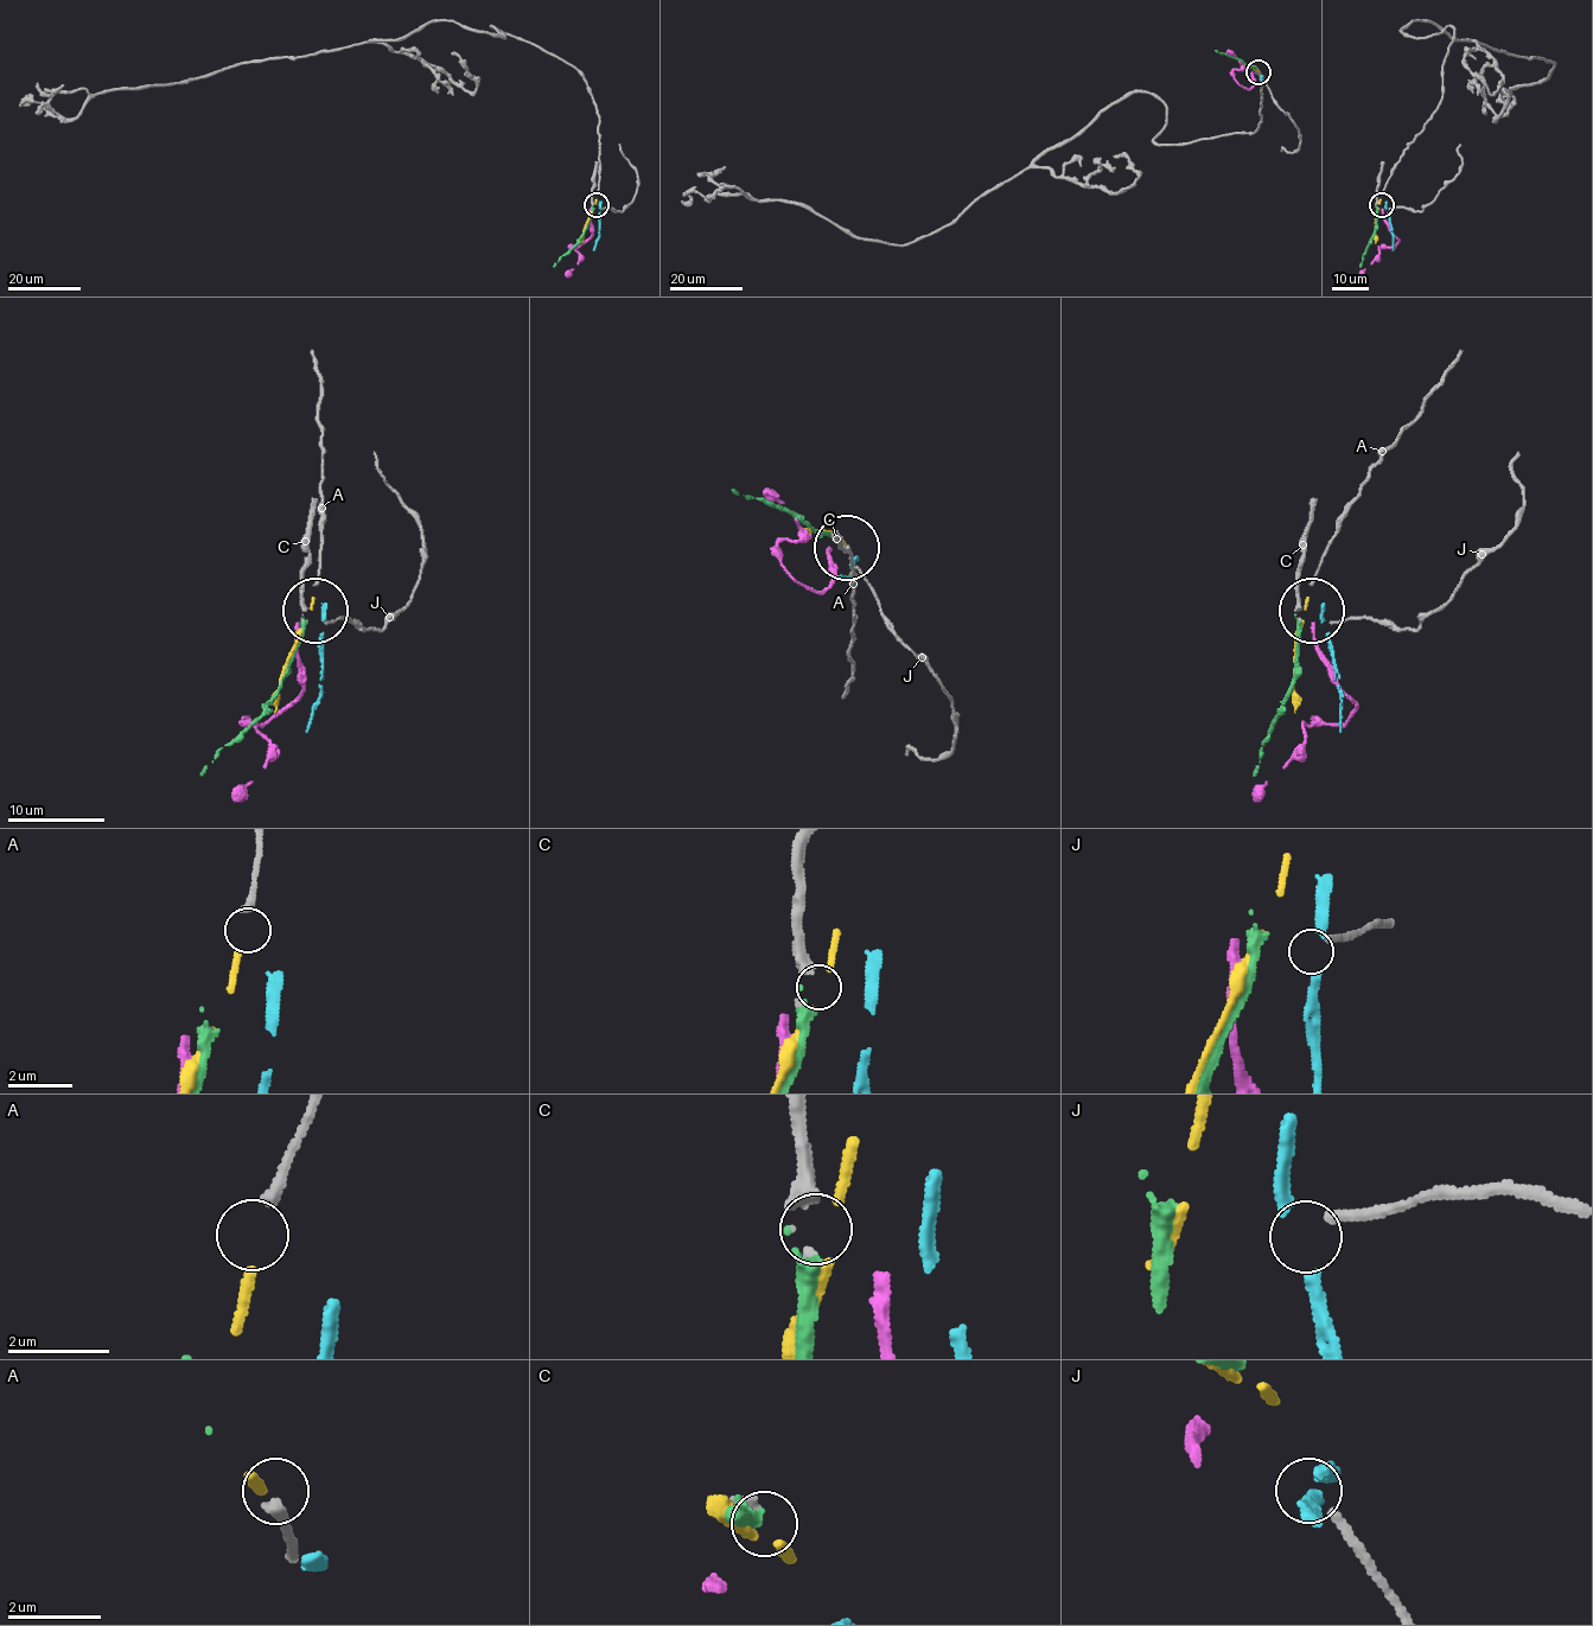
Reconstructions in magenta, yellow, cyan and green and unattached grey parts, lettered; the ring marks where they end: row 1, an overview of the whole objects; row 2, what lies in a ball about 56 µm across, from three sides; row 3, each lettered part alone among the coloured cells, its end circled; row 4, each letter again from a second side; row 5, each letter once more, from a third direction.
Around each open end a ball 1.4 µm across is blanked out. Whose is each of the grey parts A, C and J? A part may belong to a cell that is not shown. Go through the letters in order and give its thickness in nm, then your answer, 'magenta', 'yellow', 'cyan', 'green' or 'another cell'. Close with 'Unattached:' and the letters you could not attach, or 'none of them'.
A: 240 nm | yellow
C: 280 nm | green
J: 220 nm | another cell
Unattached: J

